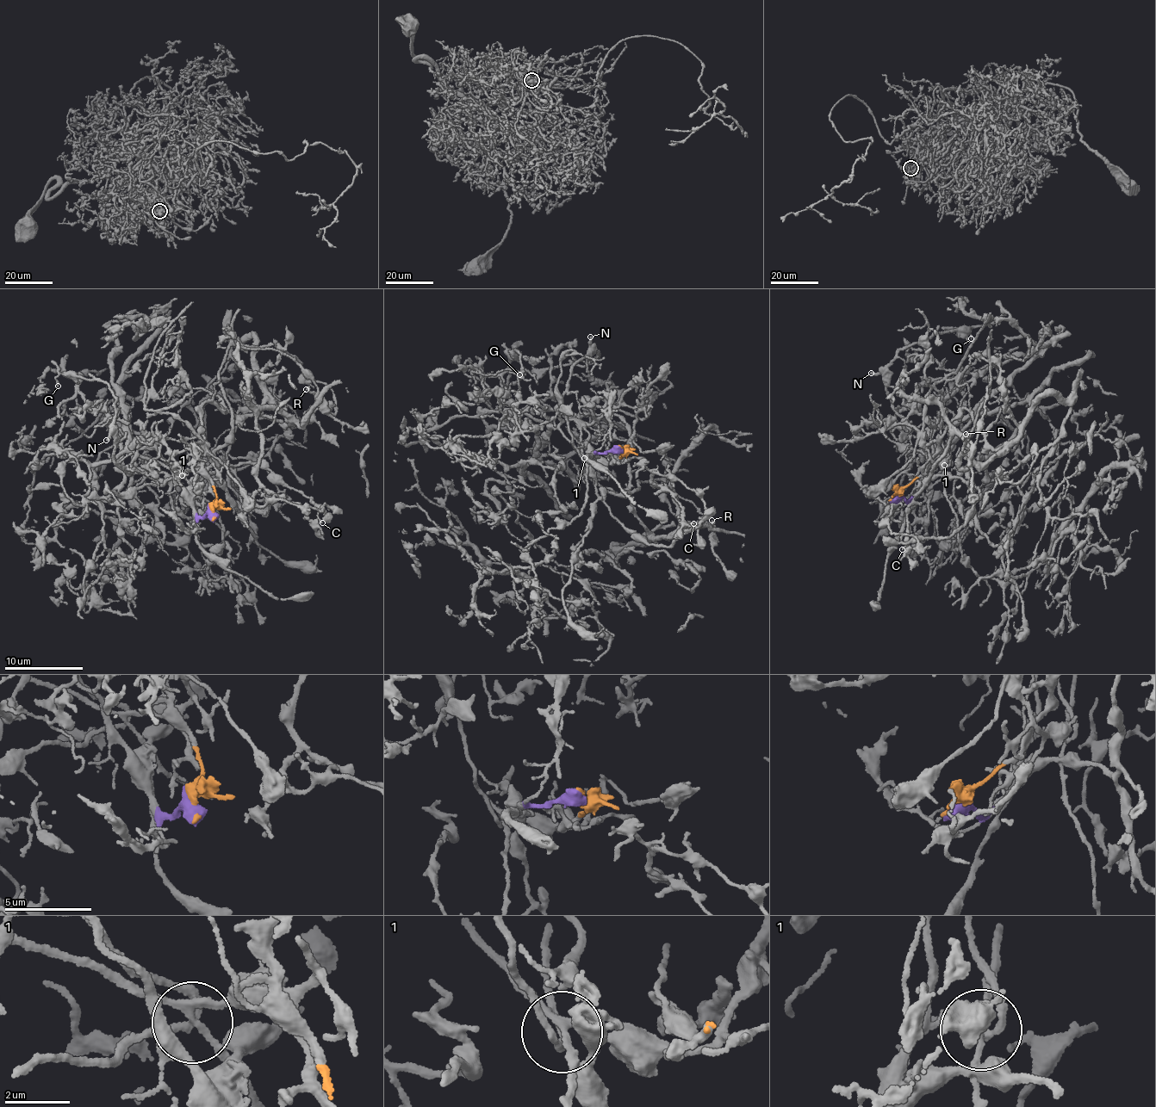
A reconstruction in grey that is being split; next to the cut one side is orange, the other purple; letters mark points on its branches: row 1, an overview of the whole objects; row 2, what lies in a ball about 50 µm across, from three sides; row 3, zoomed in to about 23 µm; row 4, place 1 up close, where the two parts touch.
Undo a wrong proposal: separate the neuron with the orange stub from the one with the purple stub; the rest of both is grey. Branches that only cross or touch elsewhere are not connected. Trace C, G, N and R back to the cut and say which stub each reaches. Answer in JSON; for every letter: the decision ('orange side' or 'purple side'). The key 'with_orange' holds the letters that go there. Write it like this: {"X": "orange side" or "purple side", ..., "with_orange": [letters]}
{"C": "purple side", "G": "purple side", "N": "purple side", "R": "purple side", "with_orange": []}

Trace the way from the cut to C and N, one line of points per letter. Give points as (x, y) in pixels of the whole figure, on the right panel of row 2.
C: (898, 491), (907, 499), (940, 475), (971, 481), (978, 491), (963, 525), (948, 535), (914, 539), (903, 550)
N: (898, 491), (907, 499), (942, 475), (948, 435), (944, 429), (915, 430), (892, 405), (881, 374), (870, 374)

